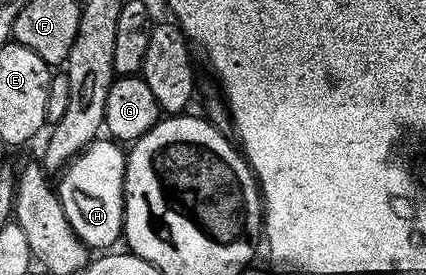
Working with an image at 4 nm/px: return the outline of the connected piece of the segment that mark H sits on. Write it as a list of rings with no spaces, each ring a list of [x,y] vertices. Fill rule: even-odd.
[[[97,138],[84,148],[57,180],[59,201],[69,226],[82,244],[91,250],[107,250],[120,243],[123,235],[123,183],[127,152],[110,138]],[[111,244],[111,245],[110,245]],[[99,248],[99,249],[95,249]]]

